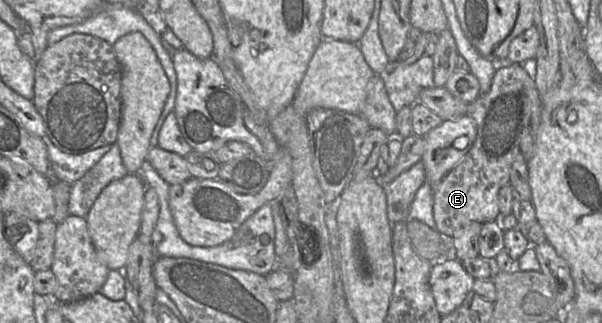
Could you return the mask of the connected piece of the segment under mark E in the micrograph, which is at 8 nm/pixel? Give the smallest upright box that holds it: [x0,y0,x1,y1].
[433,63,542,238]

